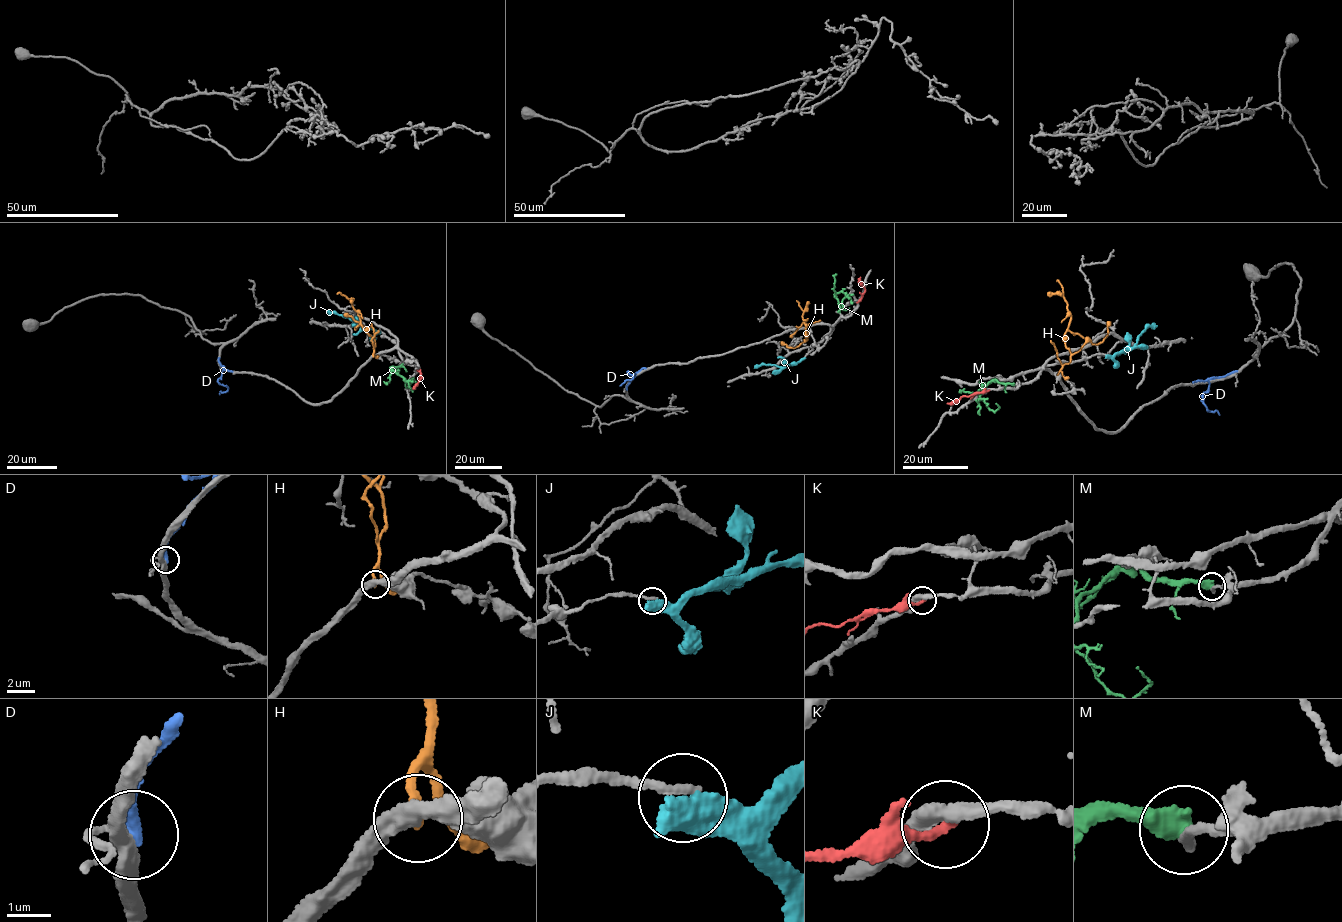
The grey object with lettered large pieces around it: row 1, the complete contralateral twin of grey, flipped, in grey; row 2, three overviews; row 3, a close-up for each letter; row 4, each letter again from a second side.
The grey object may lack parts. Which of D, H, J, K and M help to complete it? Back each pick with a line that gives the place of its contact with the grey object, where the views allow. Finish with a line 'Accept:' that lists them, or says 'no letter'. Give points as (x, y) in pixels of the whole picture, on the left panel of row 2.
Accept: no letter

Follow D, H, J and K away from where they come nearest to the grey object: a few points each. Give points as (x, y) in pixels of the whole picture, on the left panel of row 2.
D: (219, 358), (223, 369), (217, 381), (228, 388), (219, 394)
H: (373, 356), (375, 340), (364, 329), (351, 301), (337, 294)
J: (378, 331), (328, 312)
K: (417, 370), (422, 377), (414, 388)

